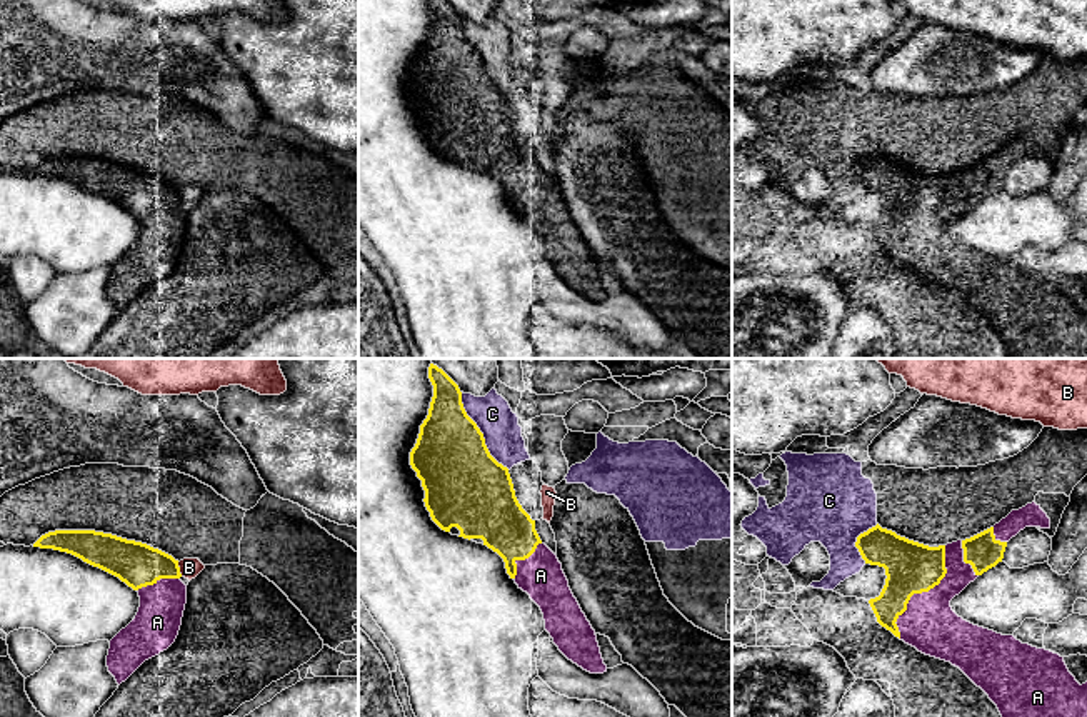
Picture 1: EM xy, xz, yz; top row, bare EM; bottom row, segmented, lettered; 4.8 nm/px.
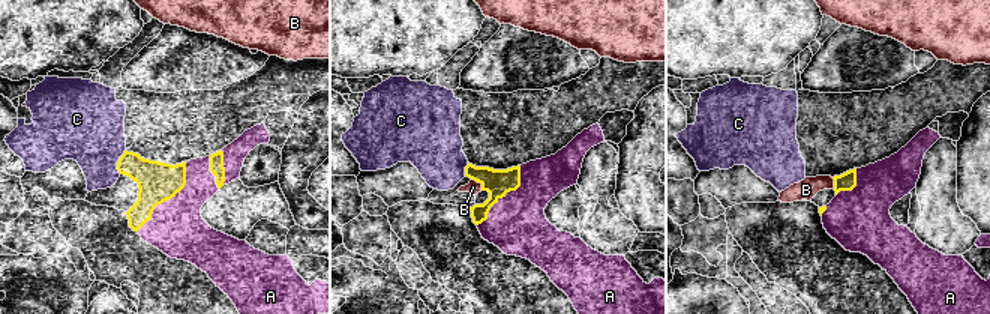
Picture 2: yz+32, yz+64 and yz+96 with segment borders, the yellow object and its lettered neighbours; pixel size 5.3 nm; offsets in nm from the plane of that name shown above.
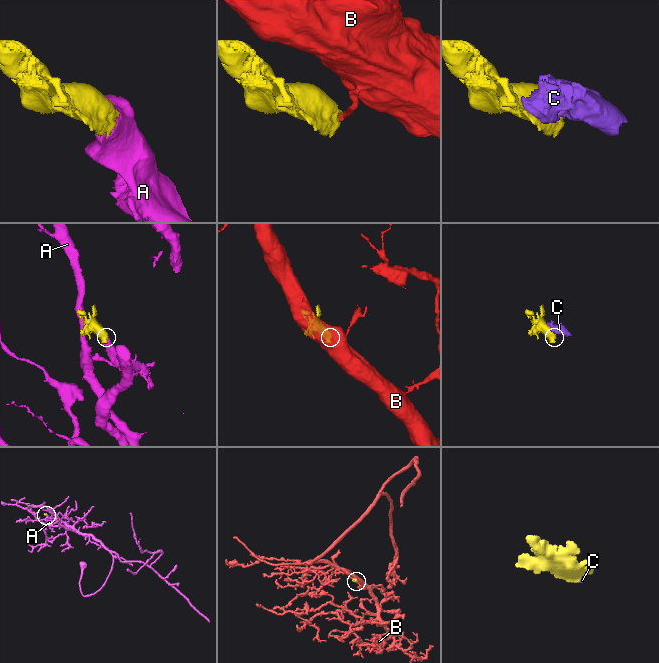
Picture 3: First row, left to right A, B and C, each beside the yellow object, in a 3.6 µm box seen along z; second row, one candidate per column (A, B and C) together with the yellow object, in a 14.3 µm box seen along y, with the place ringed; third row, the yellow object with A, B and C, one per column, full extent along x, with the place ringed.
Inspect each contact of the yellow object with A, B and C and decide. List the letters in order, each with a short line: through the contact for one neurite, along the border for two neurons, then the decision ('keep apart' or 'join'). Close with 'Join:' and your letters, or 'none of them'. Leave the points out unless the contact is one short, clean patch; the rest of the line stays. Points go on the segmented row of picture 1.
A: join
B: keep apart
C: keep apart
Join: A

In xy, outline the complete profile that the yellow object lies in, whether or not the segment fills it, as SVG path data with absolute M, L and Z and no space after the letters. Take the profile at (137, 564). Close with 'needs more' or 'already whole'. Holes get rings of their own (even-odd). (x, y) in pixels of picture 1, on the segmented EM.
M55 530L33 547L72 554L138 592L135 619L112 640L108 672L120 685L145 660L167 650L177 639L187 604L178 560L147 544L95 530Z | needs more

